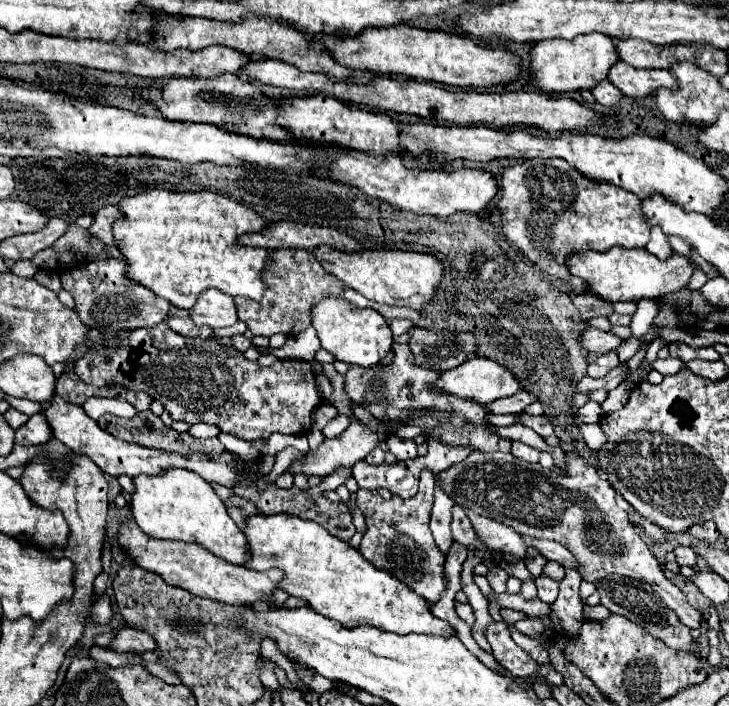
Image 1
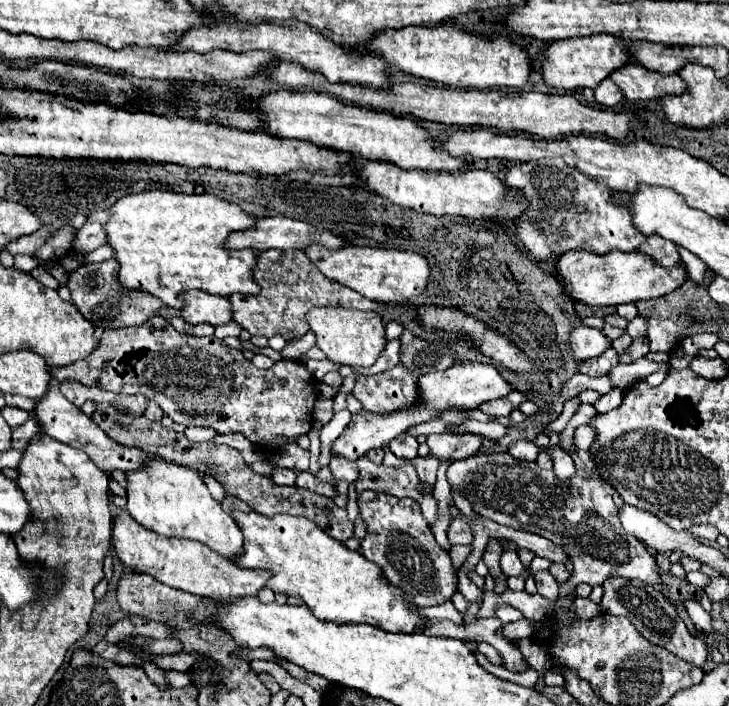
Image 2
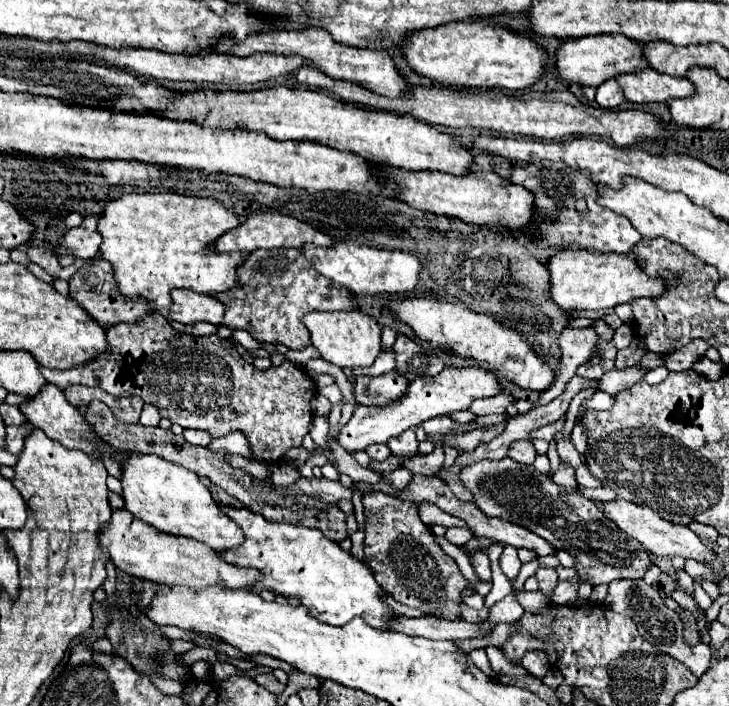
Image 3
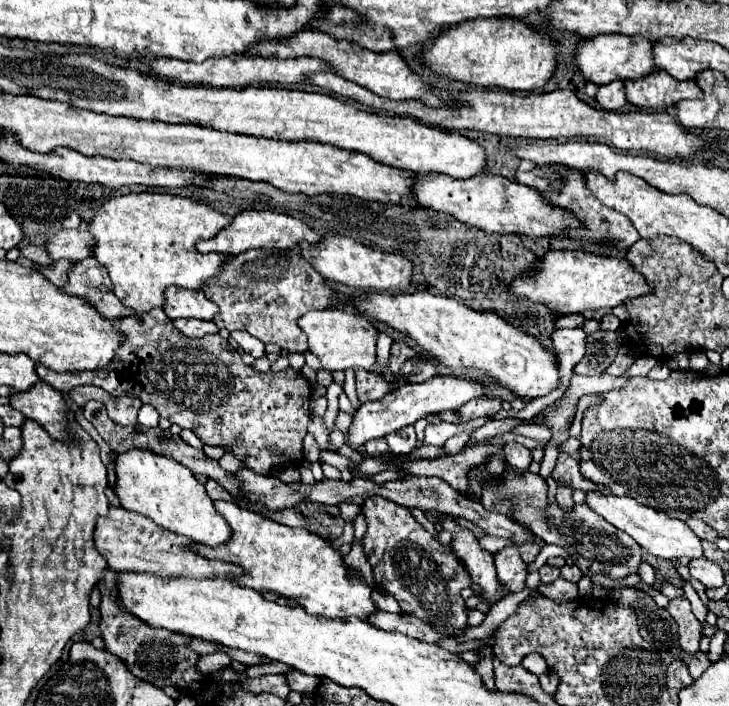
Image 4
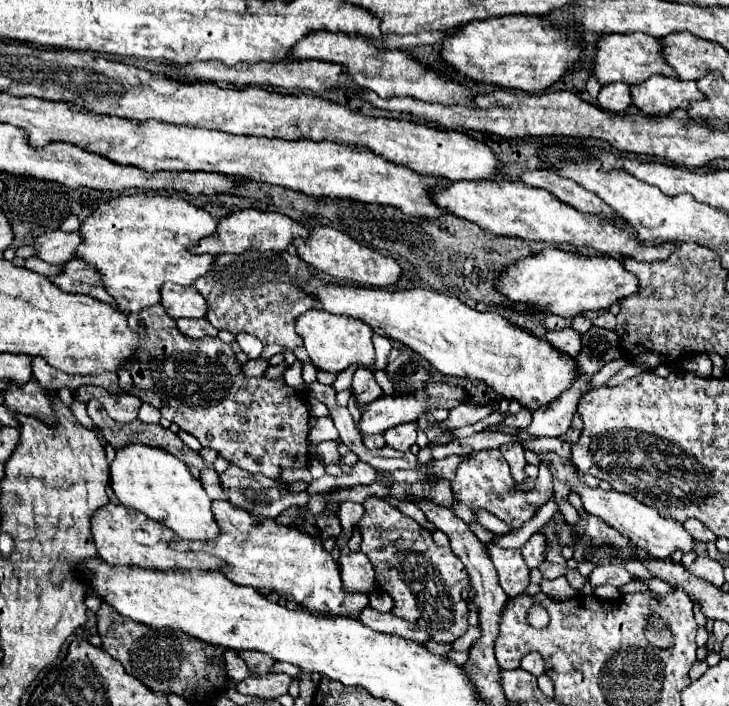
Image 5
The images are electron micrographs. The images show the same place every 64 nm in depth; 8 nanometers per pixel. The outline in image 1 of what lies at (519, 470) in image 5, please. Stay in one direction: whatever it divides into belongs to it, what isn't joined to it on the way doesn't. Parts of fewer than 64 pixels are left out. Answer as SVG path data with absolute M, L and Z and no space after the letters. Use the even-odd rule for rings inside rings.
M522 442L512 444L512 454L520 460L526 460L526 462L538 462L540 460L540 450L536 450L532 446L526 446Z

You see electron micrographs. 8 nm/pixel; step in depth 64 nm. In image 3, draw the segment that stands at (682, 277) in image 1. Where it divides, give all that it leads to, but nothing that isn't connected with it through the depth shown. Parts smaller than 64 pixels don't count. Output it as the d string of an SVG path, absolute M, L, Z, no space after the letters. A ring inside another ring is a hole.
M562 250L556 256L550 258L548 262L548 270L550 270L550 280L552 280L552 290L550 296L556 300L556 304L560 304L562 308L568 310L602 310L602 308L614 308L618 304L630 302L634 298L656 298L660 296L660 292L664 292L668 288L664 278L650 278L640 264L636 262L636 256L630 254L600 254L600 252L588 252L588 250Z

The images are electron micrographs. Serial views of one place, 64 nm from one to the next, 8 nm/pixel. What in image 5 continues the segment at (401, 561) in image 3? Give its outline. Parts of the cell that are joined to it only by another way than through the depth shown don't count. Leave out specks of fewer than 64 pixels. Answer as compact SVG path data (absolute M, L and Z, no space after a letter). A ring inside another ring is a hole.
M376 496L368 497L364 502L364 516L358 522L358 526L362 530L360 550L370 558L372 566L376 566L374 570L376 570L378 586L384 592L388 592L394 600L392 614L412 620L416 624L424 624L424 628L432 632L432 640L436 642L454 642L458 636L462 636L468 630L468 606L460 592L470 584L470 578L460 558L456 558L448 546L446 548L438 546L432 540L432 532L422 528L416 520L412 520L390 502Z

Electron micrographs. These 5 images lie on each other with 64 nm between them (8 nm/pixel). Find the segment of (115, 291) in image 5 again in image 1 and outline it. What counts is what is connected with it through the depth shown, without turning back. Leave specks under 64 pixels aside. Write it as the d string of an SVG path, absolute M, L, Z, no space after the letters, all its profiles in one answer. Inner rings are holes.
M146 190L122 200L120 210L126 218L114 224L114 236L130 264L128 278L144 284L156 296L186 310L190 310L208 288L218 288L230 296L262 300L266 292L264 268L268 268L272 252L246 248L236 240L242 234L266 230L262 214L208 190Z

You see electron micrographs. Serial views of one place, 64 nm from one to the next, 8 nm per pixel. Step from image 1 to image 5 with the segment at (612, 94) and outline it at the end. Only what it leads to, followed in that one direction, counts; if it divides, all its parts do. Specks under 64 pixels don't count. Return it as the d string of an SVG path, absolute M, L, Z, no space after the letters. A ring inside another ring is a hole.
M612 82L600 88L598 104L610 112L622 112L632 104L630 86L626 82Z

